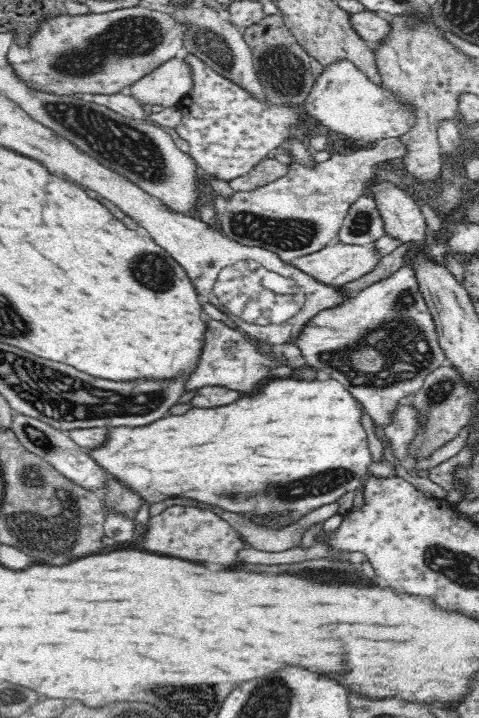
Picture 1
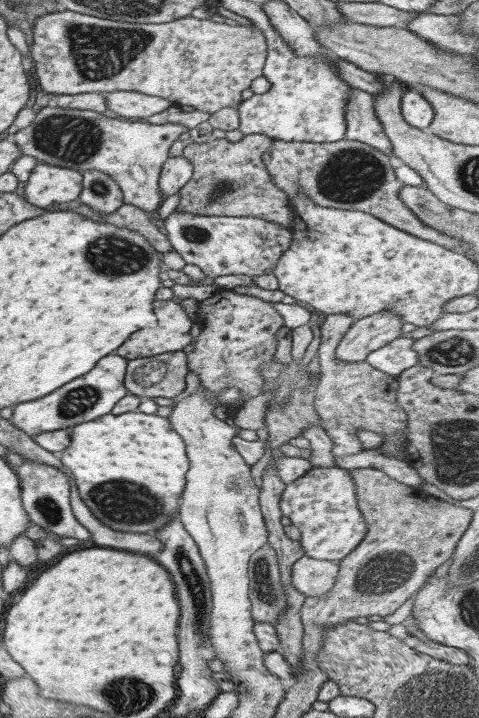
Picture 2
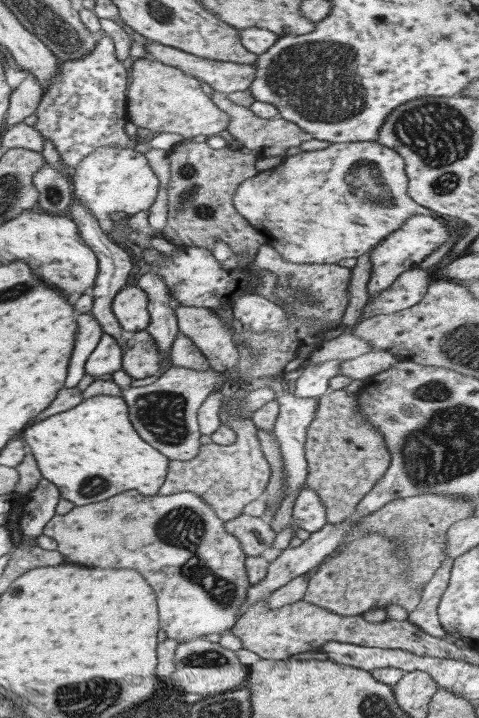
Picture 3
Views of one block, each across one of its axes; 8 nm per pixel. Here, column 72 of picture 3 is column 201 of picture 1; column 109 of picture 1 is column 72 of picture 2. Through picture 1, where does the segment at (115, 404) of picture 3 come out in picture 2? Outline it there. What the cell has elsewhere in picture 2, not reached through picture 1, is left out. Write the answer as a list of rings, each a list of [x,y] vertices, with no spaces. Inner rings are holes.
[[[139,411],[125,412],[124,414],[107,414],[101,416],[99,420],[89,420],[76,424],[74,427],[70,427],[71,434],[69,434],[69,444],[59,453],[61,453],[61,464],[63,468],[70,474],[79,498],[83,500],[83,504],[89,508],[89,512],[99,518],[99,522],[103,522],[105,526],[113,528],[113,530],[119,530],[119,532],[145,532],[152,534],[149,530],[159,530],[159,526],[163,526],[165,522],[171,522],[173,518],[177,518],[177,510],[179,510],[179,498],[181,496],[181,490],[183,490],[183,484],[185,484],[185,470],[188,470],[189,460],[187,460],[185,446],[181,437],[170,427],[169,421],[165,417],[159,415],[141,414]]]

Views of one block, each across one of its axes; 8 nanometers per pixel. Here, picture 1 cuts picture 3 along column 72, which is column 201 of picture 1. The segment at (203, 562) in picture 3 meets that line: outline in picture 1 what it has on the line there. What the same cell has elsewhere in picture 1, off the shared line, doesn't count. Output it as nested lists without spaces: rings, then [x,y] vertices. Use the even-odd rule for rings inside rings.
[[[171,505],[160,514],[150,517],[145,533],[136,546],[142,546],[150,552],[158,552],[164,556],[178,556],[180,560],[194,562],[214,562],[238,566],[243,560],[240,551],[250,548],[239,532],[223,516],[209,508],[192,505]]]

